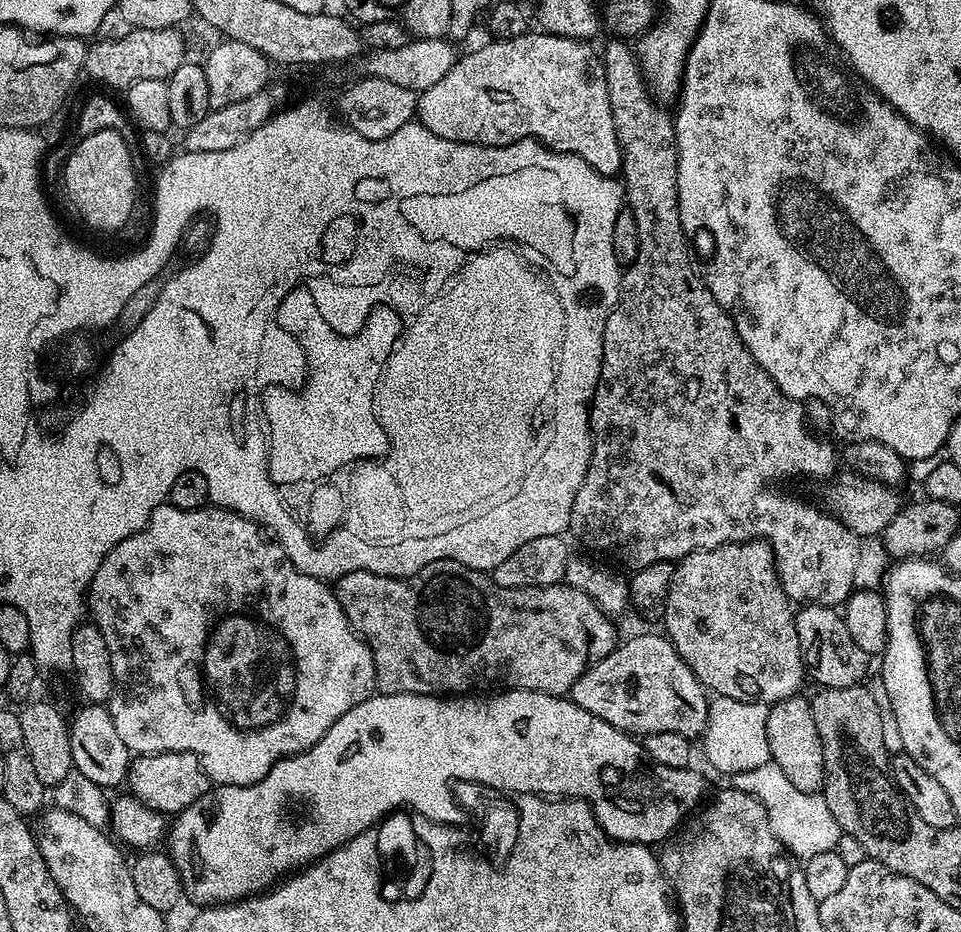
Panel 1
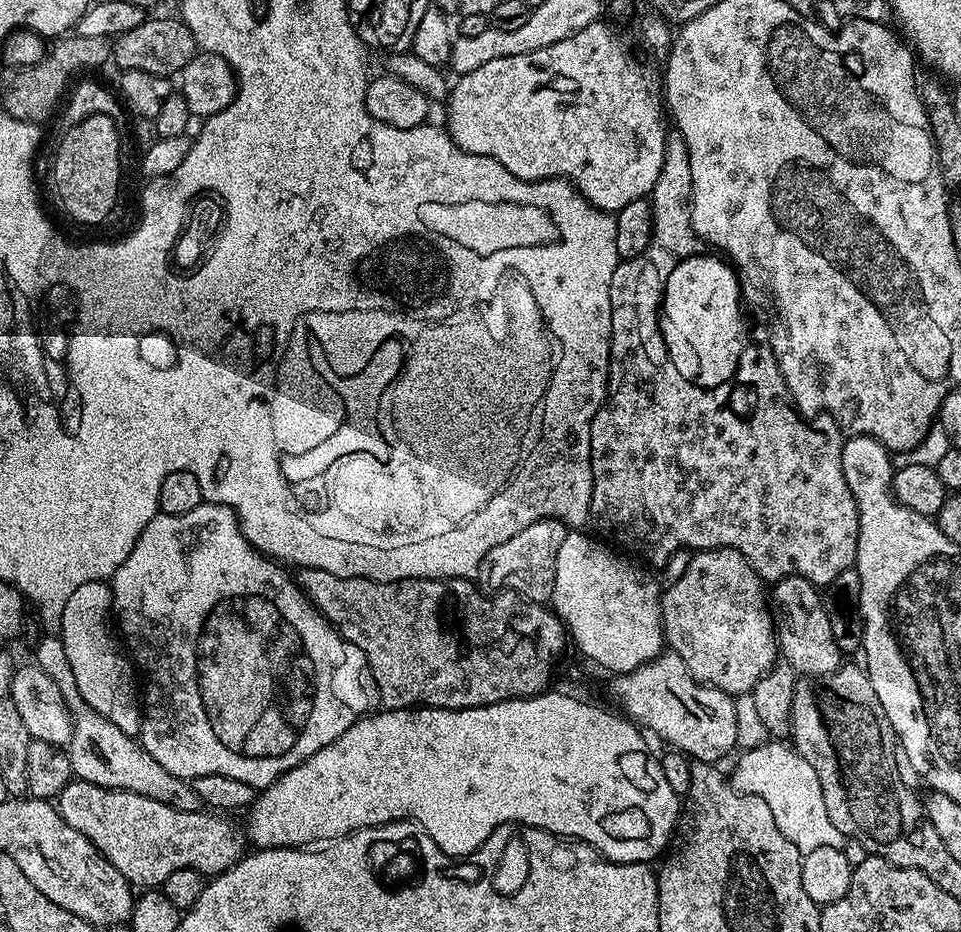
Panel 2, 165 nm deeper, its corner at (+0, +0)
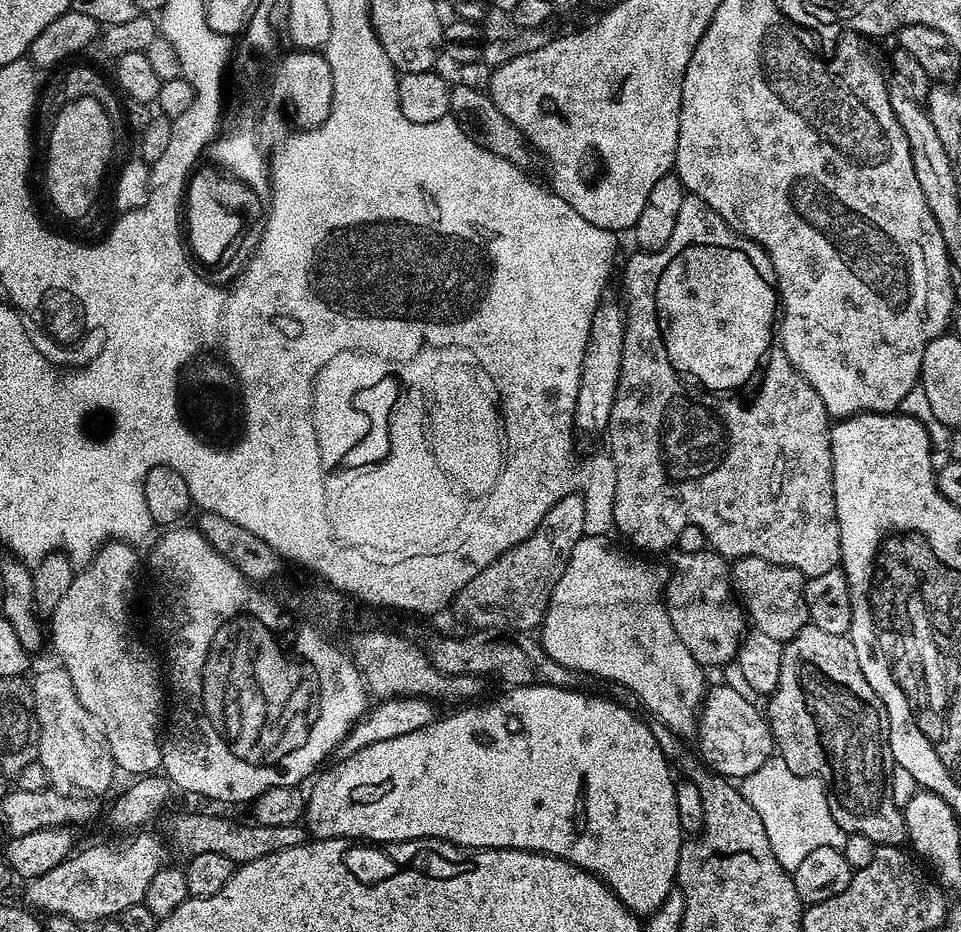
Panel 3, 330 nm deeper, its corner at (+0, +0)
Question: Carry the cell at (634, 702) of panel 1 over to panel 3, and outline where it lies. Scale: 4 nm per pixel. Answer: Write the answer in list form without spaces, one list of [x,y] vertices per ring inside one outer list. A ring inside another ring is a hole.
[[[717,683],[717,688],[709,687],[701,703],[698,713],[698,737],[700,736],[700,752],[703,763],[718,776],[726,776],[739,782],[744,777],[754,774],[762,766],[762,762],[773,759],[774,745],[772,732],[768,729],[768,721],[763,711],[759,712],[756,704],[745,699],[732,690],[726,683]]]

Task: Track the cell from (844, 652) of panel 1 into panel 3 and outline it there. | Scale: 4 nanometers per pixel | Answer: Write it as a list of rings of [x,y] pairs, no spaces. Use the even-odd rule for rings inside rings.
[[[741,556],[731,565],[730,579],[751,627],[764,631],[768,637],[790,641],[810,623],[804,593],[806,578],[798,570],[766,562],[766,558]]]

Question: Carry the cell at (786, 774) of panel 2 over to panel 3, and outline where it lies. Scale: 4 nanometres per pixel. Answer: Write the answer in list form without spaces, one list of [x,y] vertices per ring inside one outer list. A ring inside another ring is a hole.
[[[773,758],[739,781],[738,787],[746,802],[758,810],[758,818],[766,826],[766,838],[770,838],[770,850],[774,850],[774,858],[788,872],[792,873],[806,854],[822,850],[822,846],[843,849],[846,834],[834,822],[834,814],[830,814],[828,790],[820,777],[794,774],[784,760]]]

